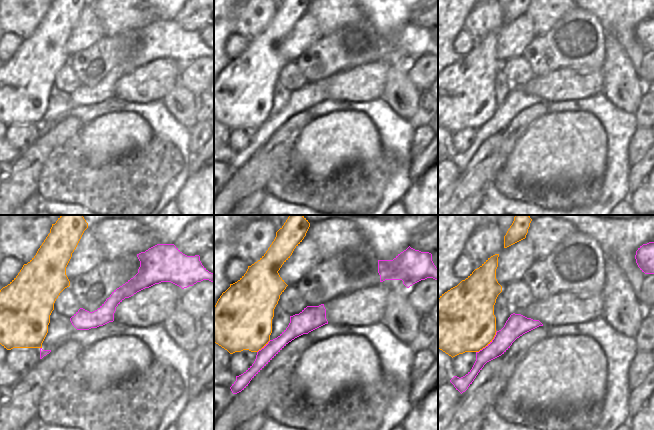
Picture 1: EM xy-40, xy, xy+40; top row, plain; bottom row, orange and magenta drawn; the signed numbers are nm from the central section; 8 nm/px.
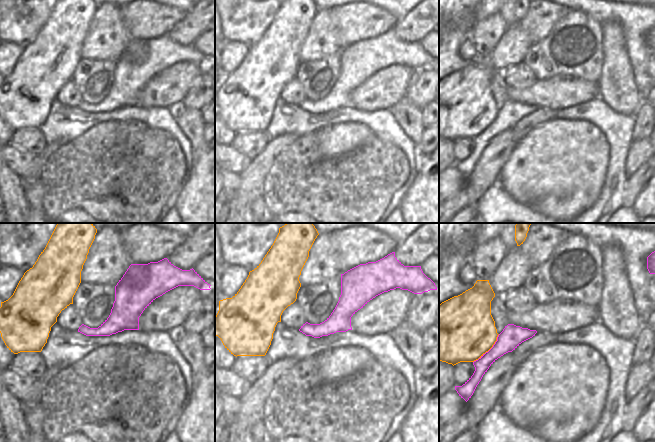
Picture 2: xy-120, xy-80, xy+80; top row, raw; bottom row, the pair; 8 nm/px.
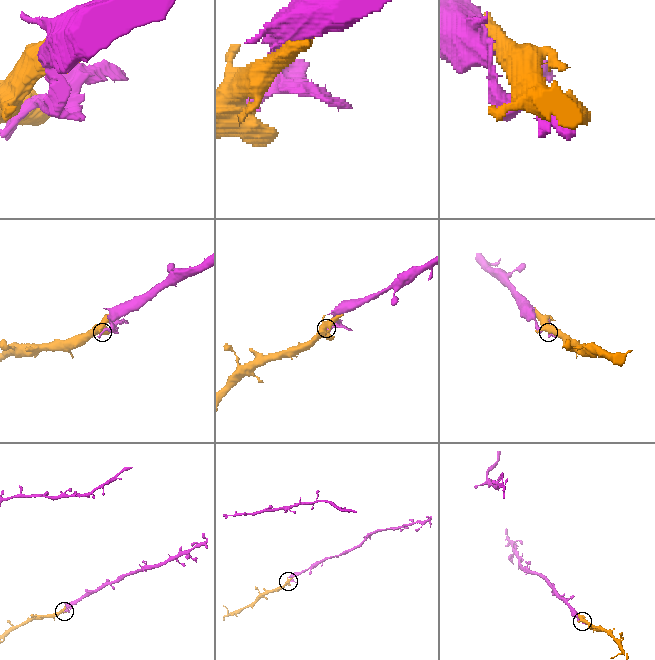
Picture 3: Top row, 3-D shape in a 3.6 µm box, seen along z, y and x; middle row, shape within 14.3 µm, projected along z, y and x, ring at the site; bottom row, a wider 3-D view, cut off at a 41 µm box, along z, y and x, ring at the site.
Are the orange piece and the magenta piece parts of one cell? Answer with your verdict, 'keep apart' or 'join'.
join

